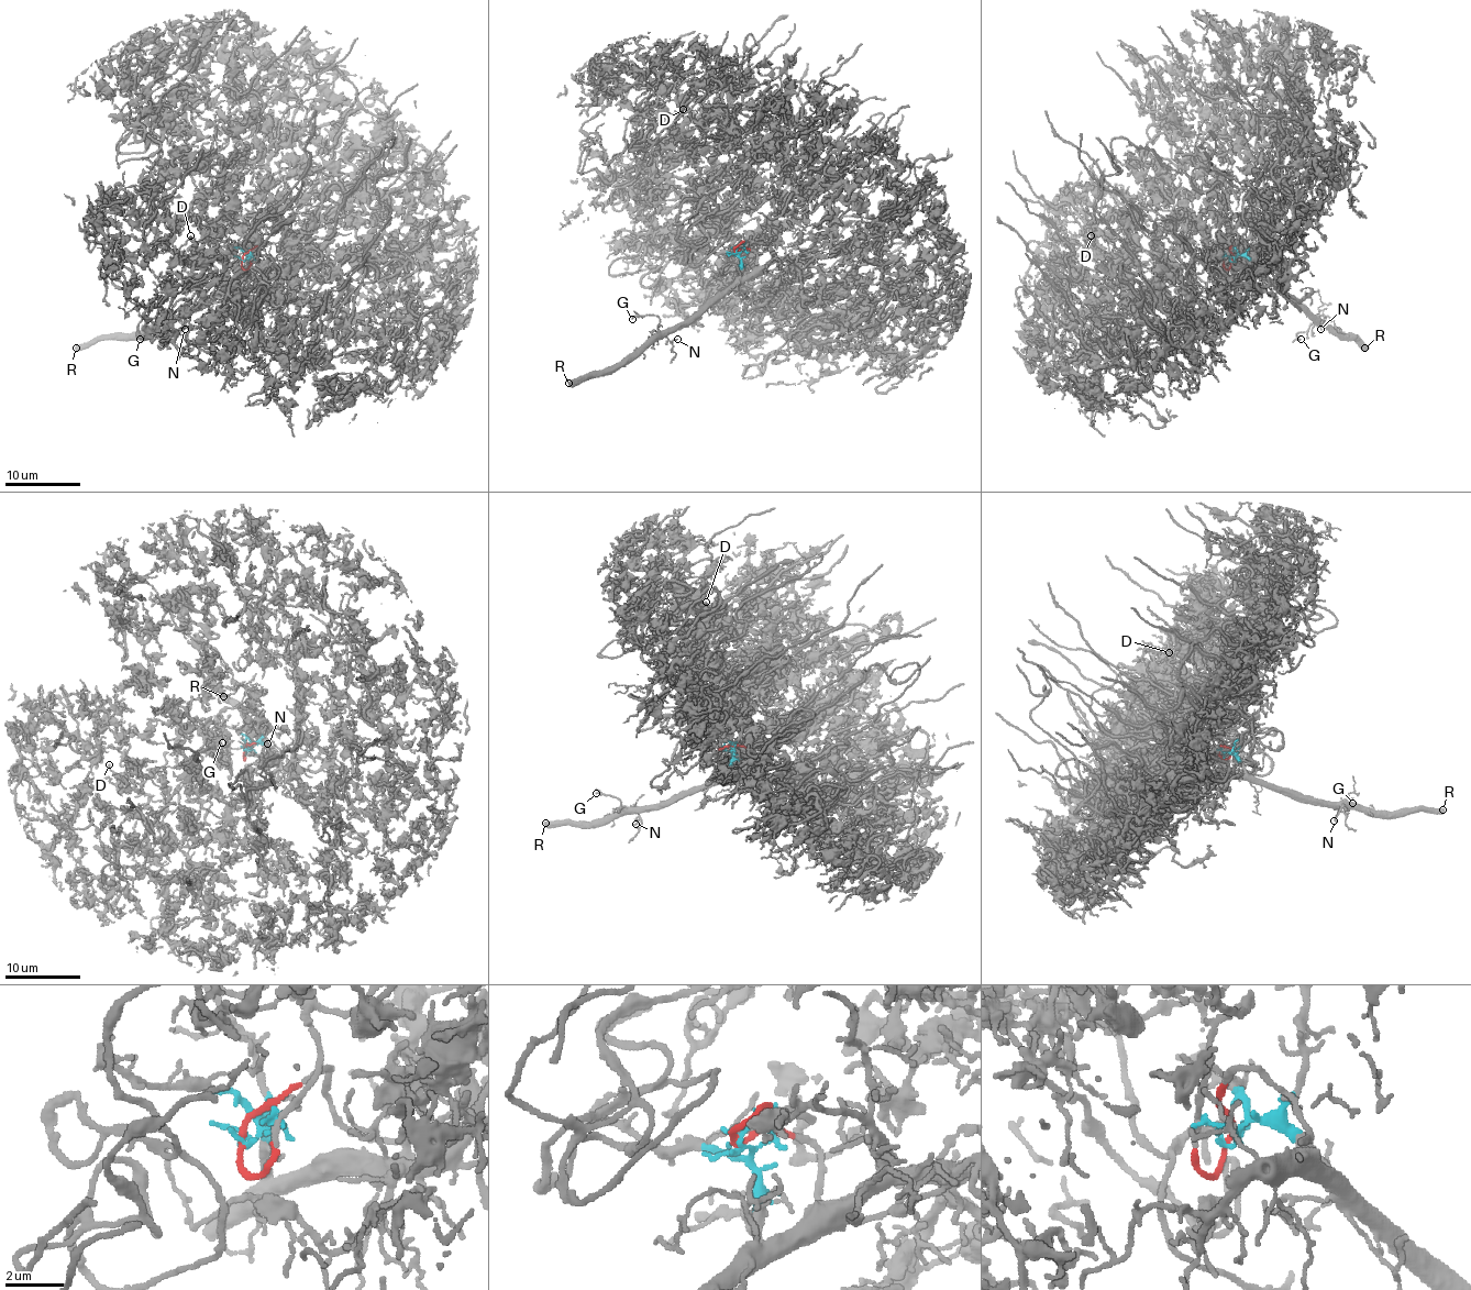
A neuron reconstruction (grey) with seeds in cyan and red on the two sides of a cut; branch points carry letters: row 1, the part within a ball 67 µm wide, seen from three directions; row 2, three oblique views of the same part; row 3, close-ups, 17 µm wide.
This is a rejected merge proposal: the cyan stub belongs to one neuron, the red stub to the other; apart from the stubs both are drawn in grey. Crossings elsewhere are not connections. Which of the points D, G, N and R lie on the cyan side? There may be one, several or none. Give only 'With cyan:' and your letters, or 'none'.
With cyan: G, N, R

